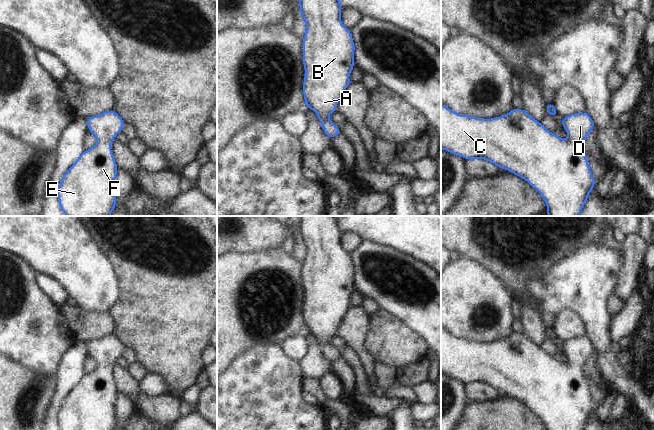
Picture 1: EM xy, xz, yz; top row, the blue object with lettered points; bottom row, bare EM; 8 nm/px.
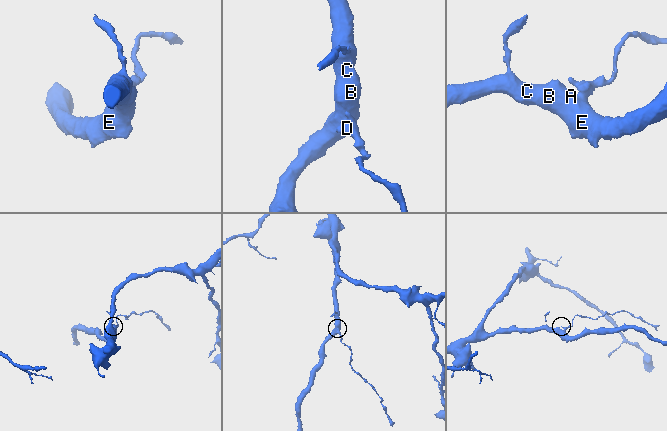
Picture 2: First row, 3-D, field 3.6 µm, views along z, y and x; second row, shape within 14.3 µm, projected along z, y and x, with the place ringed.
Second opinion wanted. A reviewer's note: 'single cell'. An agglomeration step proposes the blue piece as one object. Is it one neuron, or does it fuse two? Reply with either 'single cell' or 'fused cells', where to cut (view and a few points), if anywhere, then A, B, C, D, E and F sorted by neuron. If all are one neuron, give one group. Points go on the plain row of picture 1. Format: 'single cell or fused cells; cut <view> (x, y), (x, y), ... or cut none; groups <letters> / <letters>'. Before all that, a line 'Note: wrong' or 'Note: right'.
Note: right
single cell; cut none; groups A B C D E F

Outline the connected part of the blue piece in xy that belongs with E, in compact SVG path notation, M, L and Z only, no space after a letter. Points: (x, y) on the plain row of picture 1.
M112 333L86 343L89 356L98 366L85 374L65 396L57 413L59 430L115 430L118 391L111 366L125 346Z

